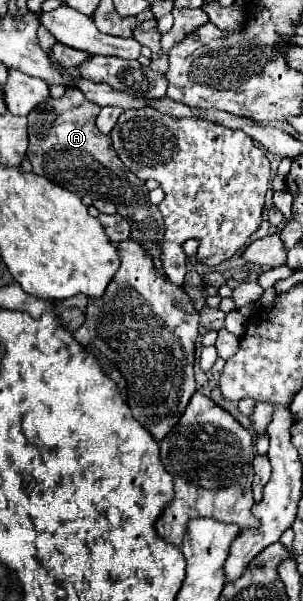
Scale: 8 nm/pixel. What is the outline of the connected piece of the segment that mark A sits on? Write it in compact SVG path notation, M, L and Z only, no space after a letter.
M66 88L62 98L50 98L48 102L36 106L28 114L28 158L32 162L32 170L48 180L54 180L58 186L84 196L84 192L92 198L110 200L118 214L128 220L132 234L130 238L140 242L146 248L146 254L152 258L156 266L156 274L164 274L160 262L160 244L164 240L164 220L158 210L148 200L148 190L144 180L136 178L116 156L112 150L110 136L100 134L96 128L96 116L100 106L88 102L80 90Z

